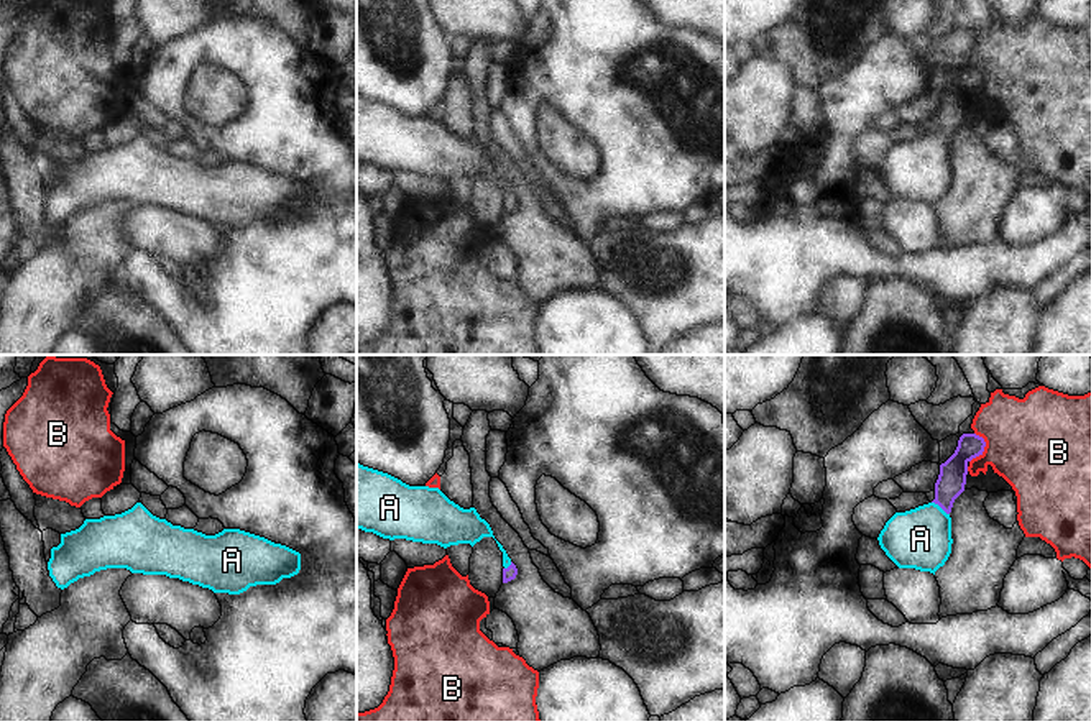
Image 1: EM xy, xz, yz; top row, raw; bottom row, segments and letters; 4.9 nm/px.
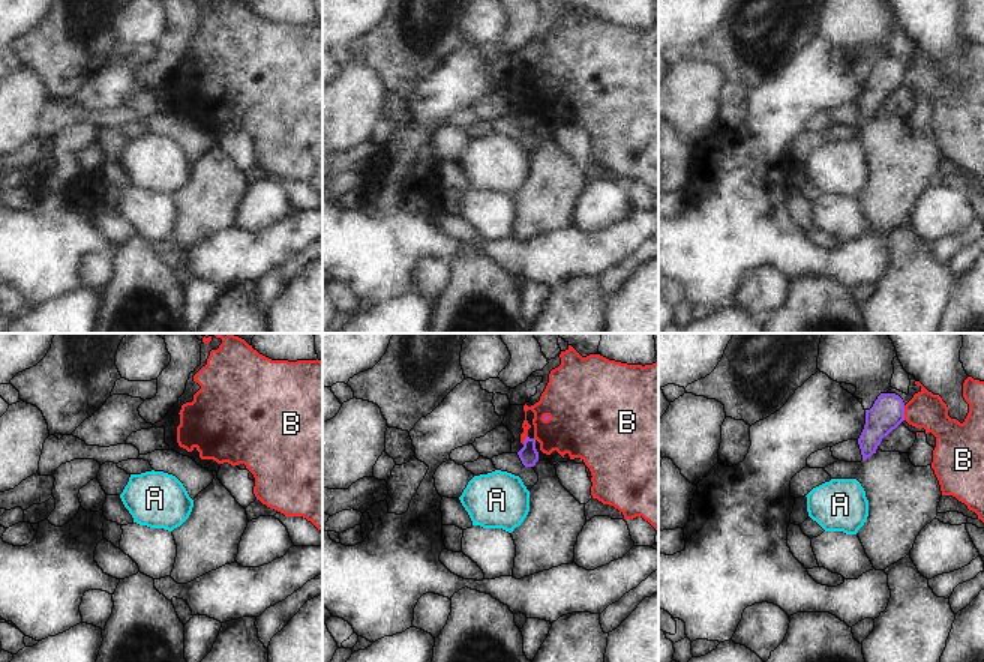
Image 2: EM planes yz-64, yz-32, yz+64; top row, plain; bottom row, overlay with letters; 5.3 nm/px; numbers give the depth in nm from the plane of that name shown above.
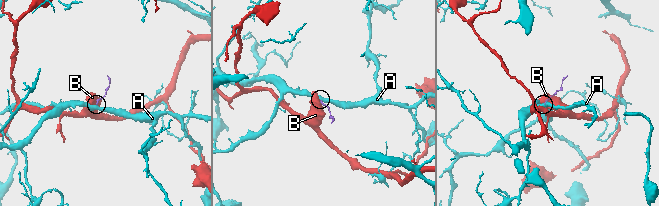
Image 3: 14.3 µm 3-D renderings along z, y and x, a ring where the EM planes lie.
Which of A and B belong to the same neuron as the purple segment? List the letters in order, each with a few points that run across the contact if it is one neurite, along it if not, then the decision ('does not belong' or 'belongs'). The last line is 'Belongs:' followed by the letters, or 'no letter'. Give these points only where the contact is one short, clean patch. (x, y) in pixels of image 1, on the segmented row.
A: line yz (952, 478), (940, 506), (920, 539); belongs
B: line yz (975, 432), (983, 439), (985, 449), (970, 462); does not belong
Belongs: A

